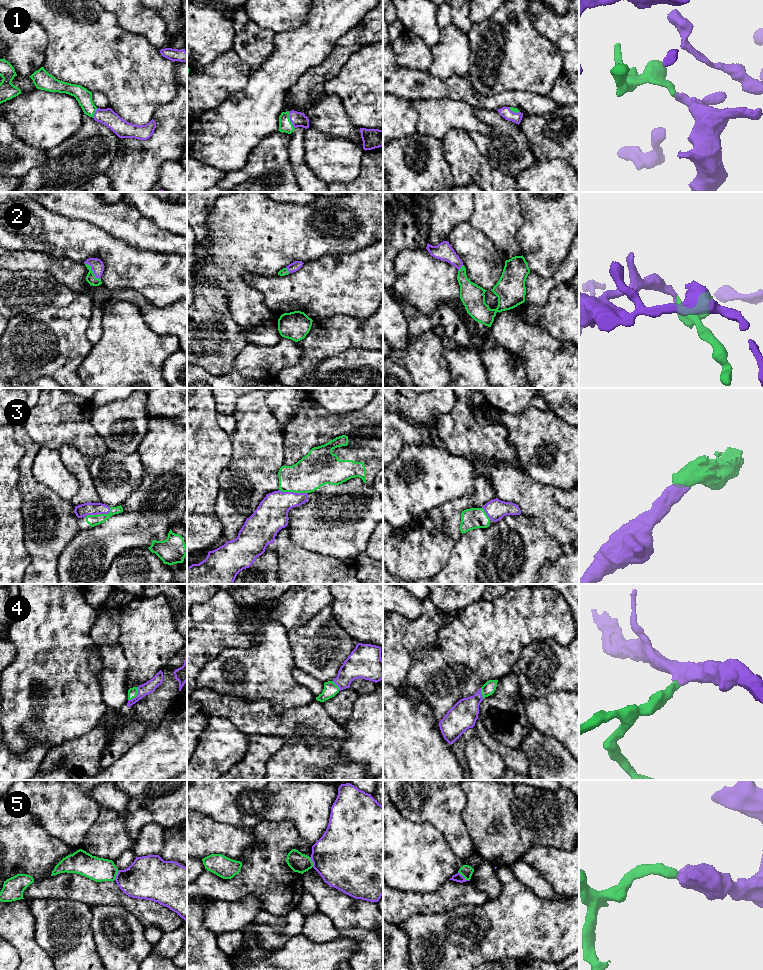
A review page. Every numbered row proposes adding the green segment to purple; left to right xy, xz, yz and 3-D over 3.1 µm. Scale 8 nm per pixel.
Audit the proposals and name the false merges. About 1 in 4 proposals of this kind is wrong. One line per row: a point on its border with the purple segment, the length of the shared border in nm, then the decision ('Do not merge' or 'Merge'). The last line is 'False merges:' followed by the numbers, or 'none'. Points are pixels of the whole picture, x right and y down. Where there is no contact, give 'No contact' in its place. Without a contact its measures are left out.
1: Touches purple at xz (290, 120). Shared border 140 nm. Merge
2: Touches purple at xy (91, 269). Shared border 190 nm. Merge
3: Touches purple at xy (99, 513). Shared border 220 nm. Merge
4: Touches purple at xy (137, 695). Shared border 140 nm. Merge
5: Touches purple at yz (463, 877). Shared border 120 nm. Do not merge
False merges: 5

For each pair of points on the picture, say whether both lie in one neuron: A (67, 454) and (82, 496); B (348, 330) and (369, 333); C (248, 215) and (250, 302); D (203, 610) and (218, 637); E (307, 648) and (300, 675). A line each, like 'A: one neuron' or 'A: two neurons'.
A: one neuron
B: one neuron
C: one neuron
D: one neuron
E: two neurons

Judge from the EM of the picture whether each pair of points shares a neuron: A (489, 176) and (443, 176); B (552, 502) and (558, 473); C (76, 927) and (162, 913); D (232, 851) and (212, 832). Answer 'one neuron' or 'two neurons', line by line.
A: two neurons
B: two neurons
C: two neurons
D: one neuron

